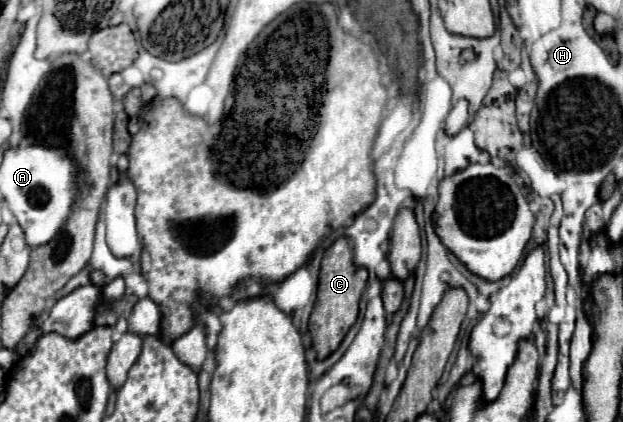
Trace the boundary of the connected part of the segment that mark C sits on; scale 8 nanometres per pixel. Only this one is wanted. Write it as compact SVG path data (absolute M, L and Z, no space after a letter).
M339 238L333 246L325 250L321 270L319 270L319 288L317 288L317 300L313 306L313 312L309 316L309 330L313 336L313 348L317 352L317 360L327 358L331 352L335 352L349 332L349 328L357 320L359 312L359 298L367 282L365 268L357 268L353 264L353 254L347 244L347 238Z

